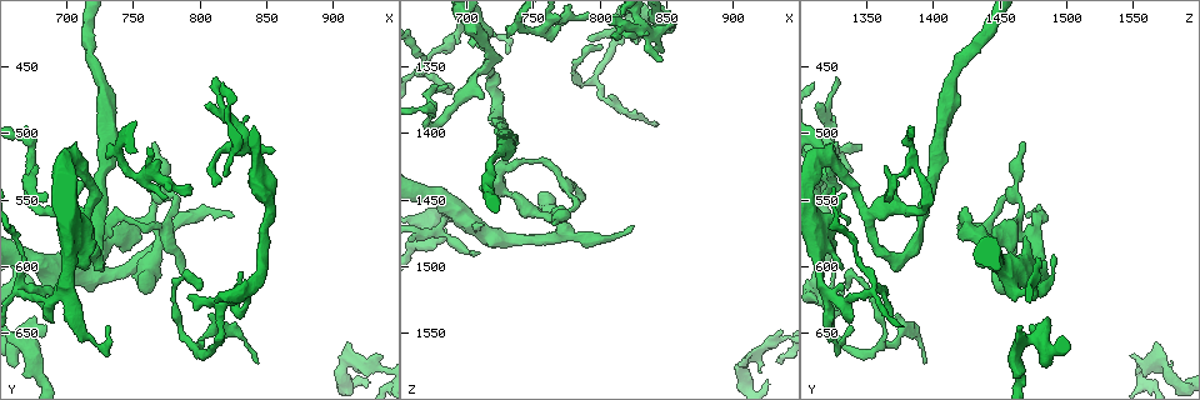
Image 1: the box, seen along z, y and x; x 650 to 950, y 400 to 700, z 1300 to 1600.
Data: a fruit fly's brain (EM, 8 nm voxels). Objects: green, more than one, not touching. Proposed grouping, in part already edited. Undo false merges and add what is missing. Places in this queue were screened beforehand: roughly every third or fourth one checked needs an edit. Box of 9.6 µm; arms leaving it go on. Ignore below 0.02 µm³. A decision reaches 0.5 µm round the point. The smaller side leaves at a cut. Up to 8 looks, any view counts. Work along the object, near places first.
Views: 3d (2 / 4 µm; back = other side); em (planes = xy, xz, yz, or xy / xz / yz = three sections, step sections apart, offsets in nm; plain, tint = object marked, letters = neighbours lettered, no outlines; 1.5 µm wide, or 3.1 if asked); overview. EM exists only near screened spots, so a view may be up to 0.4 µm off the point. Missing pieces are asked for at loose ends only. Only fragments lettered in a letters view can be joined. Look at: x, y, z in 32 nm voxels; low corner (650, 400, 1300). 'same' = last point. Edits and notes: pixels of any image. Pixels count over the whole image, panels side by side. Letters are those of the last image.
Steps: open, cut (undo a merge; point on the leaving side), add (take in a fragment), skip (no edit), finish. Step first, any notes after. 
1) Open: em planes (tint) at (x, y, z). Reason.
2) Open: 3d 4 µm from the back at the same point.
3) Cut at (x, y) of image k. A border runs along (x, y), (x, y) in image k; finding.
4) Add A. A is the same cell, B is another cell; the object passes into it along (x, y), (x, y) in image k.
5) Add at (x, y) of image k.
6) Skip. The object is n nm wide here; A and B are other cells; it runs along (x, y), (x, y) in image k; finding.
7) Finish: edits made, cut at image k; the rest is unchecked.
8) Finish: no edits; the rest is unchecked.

Open: 3d 2 µm at (686, 642, 1370). Free end.

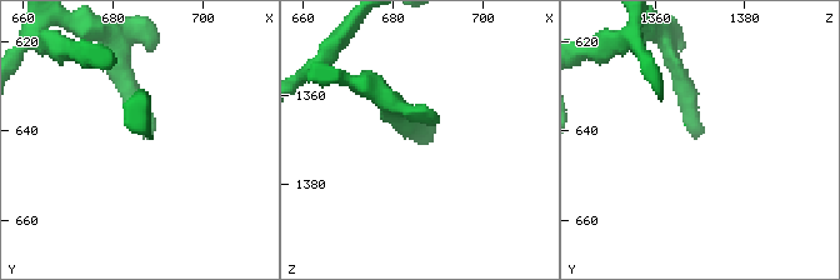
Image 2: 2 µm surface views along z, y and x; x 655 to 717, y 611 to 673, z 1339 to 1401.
Open: em planes (letters) at (688, 641, 1370). Now the EM.

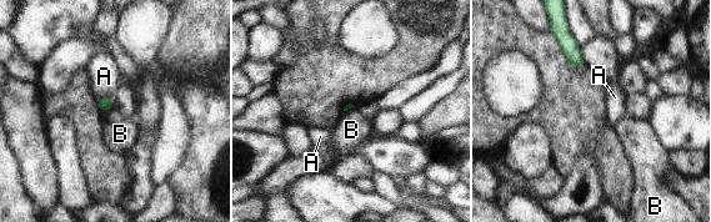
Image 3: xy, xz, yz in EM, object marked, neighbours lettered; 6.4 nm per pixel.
Skip. A and B are other cells; a border runs along (114, 106), (103, 112) in image 3; none of them fits.

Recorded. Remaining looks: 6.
Open: em planes (letters) at (722, 596, 1372). Abrupt turn.

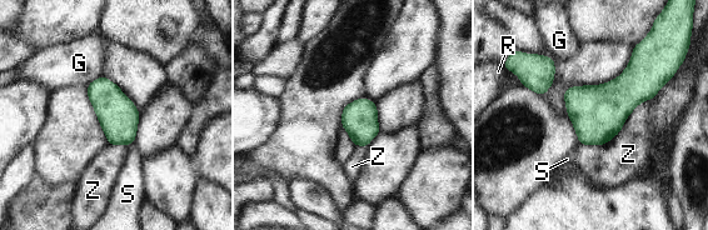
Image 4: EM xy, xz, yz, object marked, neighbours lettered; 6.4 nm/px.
Skip. G, R, S and Z are other cells; a border runs along (100, 75), (86, 85) in image 4; continuous, no second cell.

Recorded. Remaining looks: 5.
Open: em yz step 4 (tint) at (680, 620, 1472). A fork.

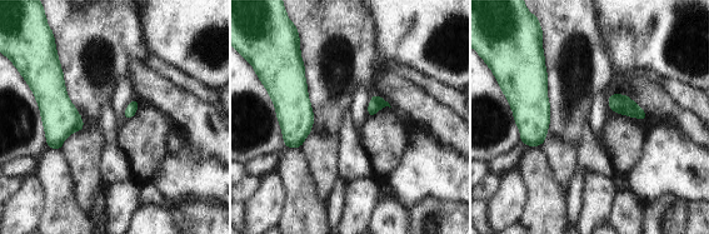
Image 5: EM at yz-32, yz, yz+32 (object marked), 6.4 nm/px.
Open: em planes (letters) at the same point. Cut it another way.

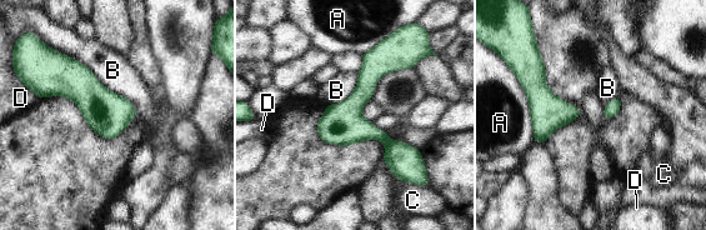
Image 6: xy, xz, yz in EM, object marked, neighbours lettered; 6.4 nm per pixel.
Skip. A, B, C and D are other cells; a border runs along (56, 51), (125, 96), (136, 116) in image 6; all the same cell.

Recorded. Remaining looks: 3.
Finish: no edits; the rest is unchecked.

